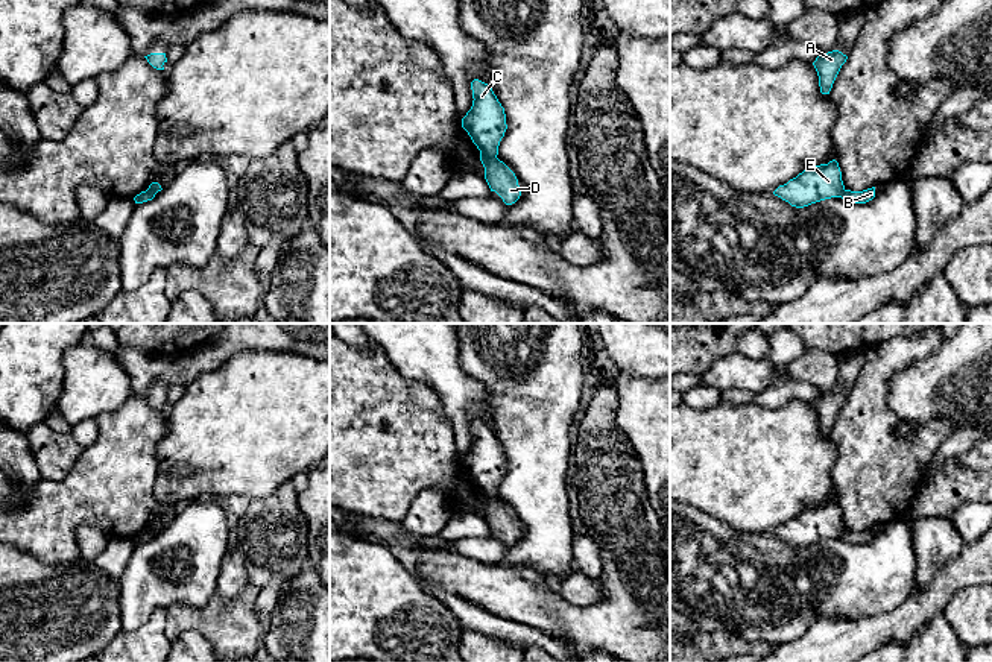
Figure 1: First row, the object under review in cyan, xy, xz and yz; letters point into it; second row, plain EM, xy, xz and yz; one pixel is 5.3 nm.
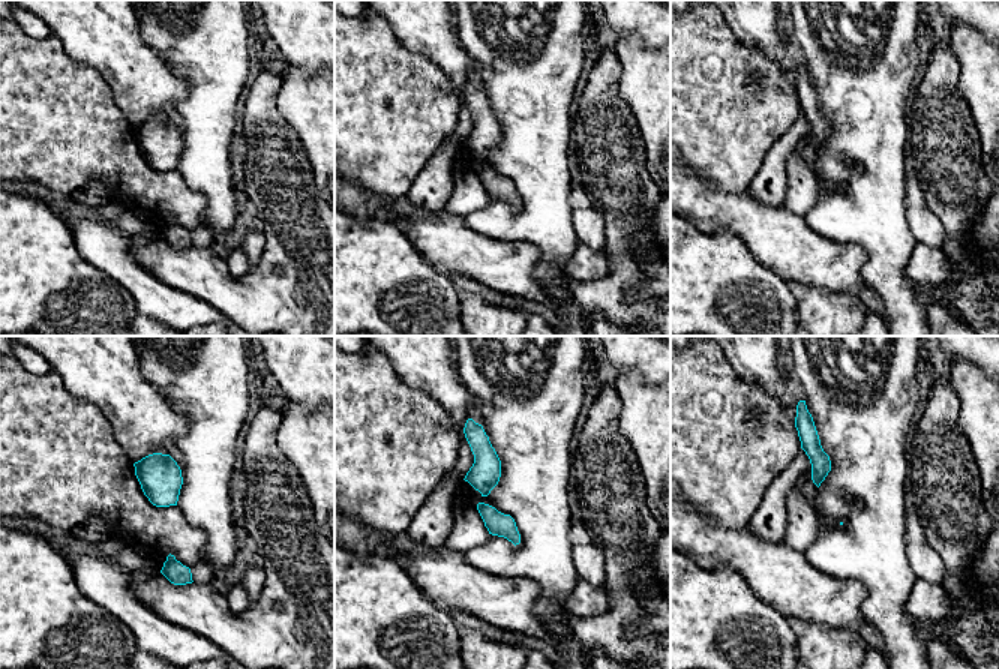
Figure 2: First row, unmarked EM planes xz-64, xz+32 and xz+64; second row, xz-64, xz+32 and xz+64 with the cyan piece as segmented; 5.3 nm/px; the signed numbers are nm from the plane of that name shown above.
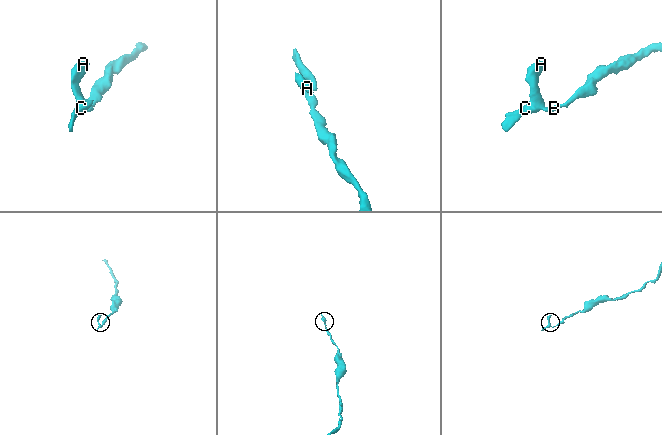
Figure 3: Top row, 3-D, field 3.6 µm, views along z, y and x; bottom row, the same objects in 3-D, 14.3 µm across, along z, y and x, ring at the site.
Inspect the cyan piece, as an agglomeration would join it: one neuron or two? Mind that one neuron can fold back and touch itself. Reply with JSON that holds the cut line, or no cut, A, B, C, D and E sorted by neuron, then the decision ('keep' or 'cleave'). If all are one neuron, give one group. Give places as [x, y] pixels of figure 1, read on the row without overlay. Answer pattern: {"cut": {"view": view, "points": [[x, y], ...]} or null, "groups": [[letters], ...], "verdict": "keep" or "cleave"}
{"cut": {"view": "xz", "points": [[480, 492], [496, 497]]}, "groups": [["A", "C", "E"], ["B", "D"]], "verdict": "cleave"}

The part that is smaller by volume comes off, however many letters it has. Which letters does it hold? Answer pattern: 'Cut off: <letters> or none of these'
Cut off: A, C, E

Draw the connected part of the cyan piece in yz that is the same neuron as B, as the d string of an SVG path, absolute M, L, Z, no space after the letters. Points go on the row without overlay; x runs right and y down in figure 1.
M875 527L863 530L863 531L845 530L840 537L849 544L866 544L875 537Z

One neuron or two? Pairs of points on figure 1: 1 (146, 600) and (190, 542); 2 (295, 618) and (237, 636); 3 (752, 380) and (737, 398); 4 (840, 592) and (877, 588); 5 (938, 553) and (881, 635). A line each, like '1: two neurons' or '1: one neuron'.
1: one neuron
2: two neurons
3: two neurons
4: one neuron
5: two neurons

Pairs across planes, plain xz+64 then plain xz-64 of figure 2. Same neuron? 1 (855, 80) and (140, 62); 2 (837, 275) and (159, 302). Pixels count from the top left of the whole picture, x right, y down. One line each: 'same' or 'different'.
1: different
2: different

